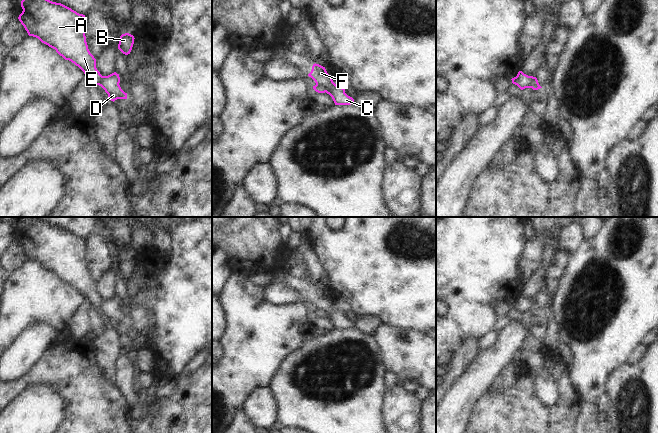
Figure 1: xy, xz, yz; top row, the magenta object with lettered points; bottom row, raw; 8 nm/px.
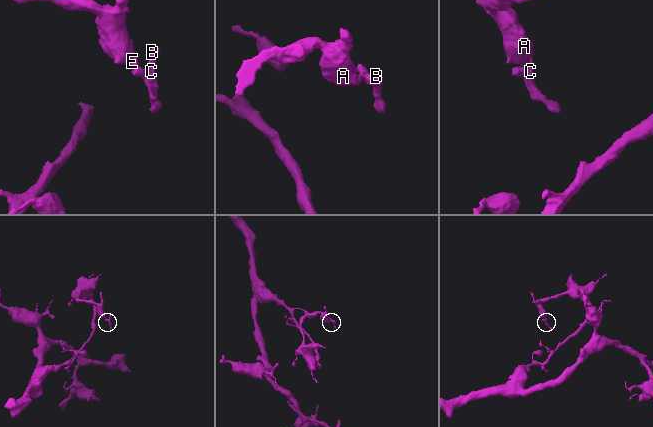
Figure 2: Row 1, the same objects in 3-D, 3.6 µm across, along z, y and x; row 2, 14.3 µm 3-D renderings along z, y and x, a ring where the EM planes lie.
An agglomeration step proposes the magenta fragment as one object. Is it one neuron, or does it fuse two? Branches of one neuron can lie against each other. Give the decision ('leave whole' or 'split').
split

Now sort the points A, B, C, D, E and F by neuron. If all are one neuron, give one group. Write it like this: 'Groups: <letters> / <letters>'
Groups: A E / B C D F.

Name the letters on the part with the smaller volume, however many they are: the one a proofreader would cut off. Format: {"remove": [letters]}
{"remove": ["B", "C", "D", "F"]}

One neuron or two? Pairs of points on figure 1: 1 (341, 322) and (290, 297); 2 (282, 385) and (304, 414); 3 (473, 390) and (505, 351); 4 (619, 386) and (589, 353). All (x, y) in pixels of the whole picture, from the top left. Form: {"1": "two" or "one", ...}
{"1": "two", "2": "one", "3": "one", "4": "two"}

